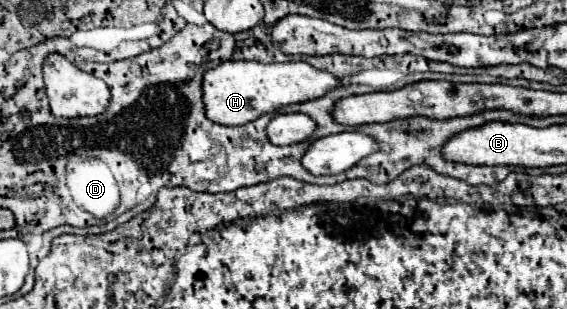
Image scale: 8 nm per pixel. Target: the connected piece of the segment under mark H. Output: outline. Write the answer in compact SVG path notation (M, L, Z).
M226 61L216 69L204 73L204 105L206 115L220 125L244 125L266 113L274 113L290 103L306 103L324 97L328 91L342 85L336 75L316 69L304 61L292 63L254 63L254 61Z

